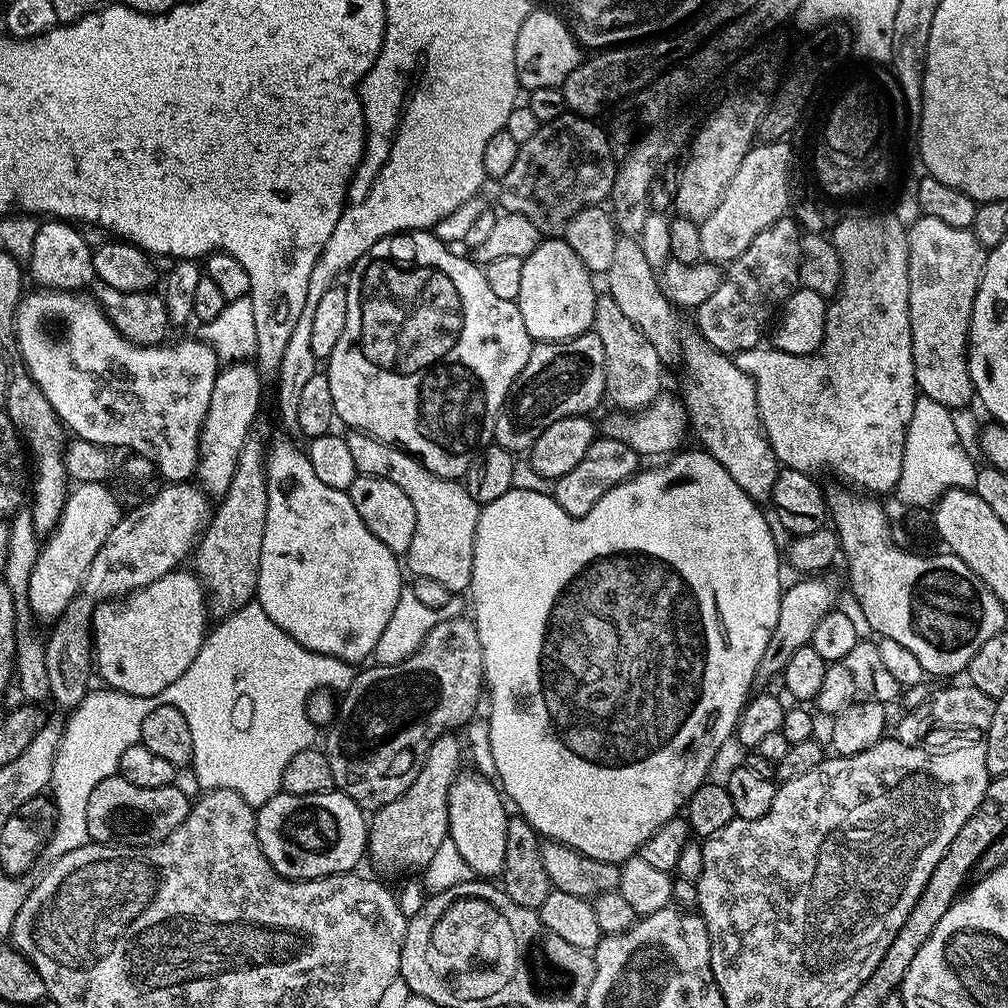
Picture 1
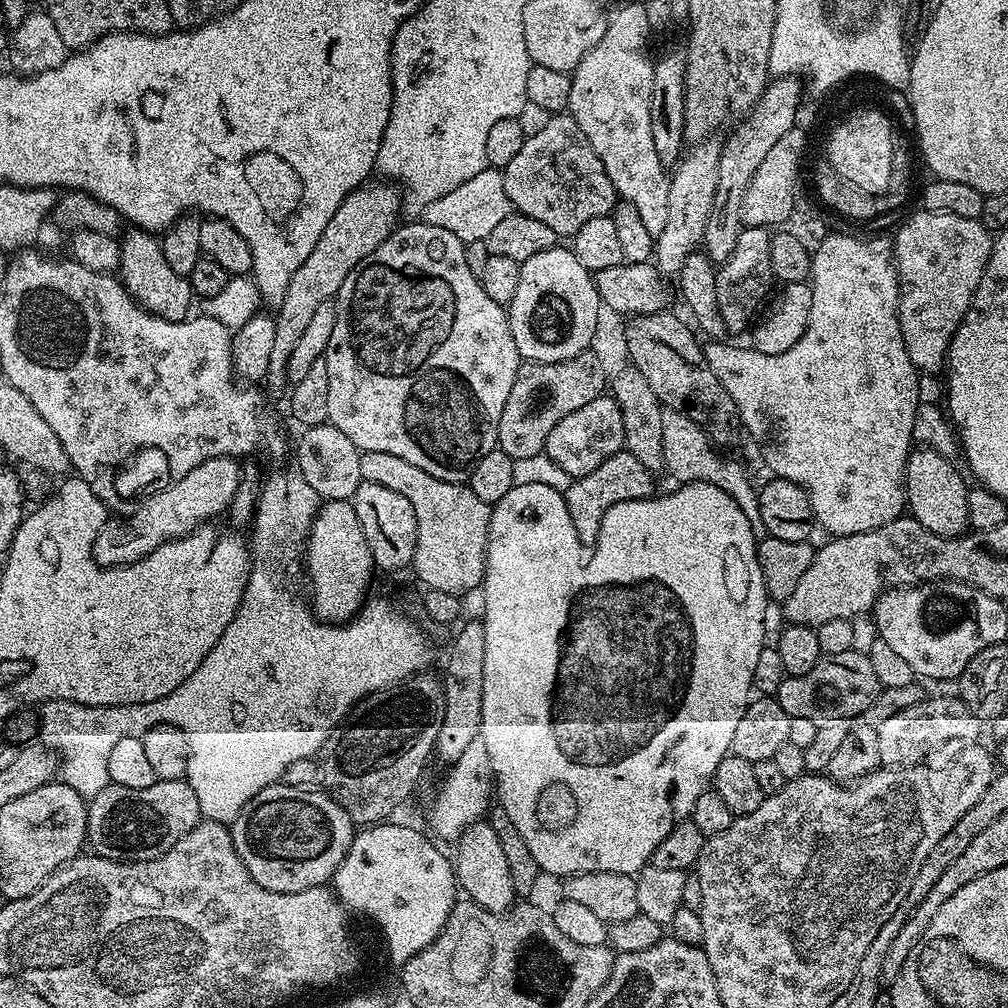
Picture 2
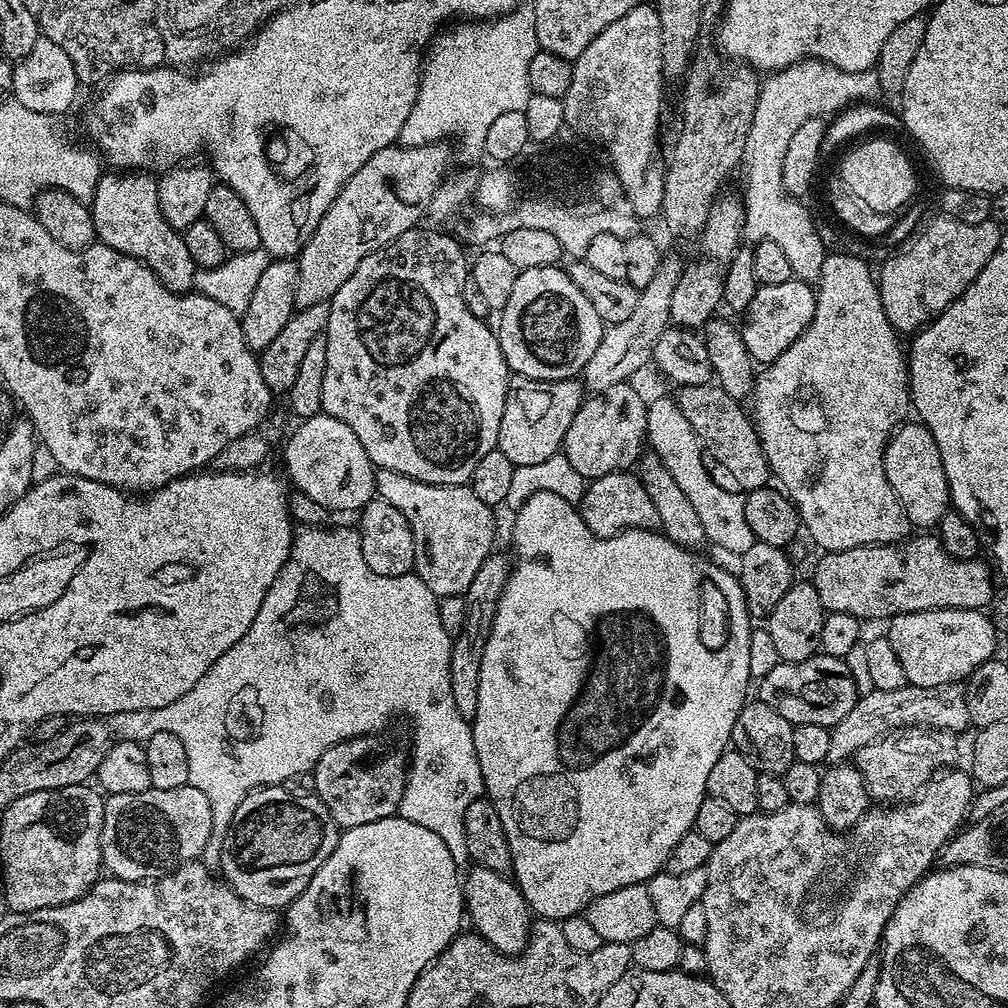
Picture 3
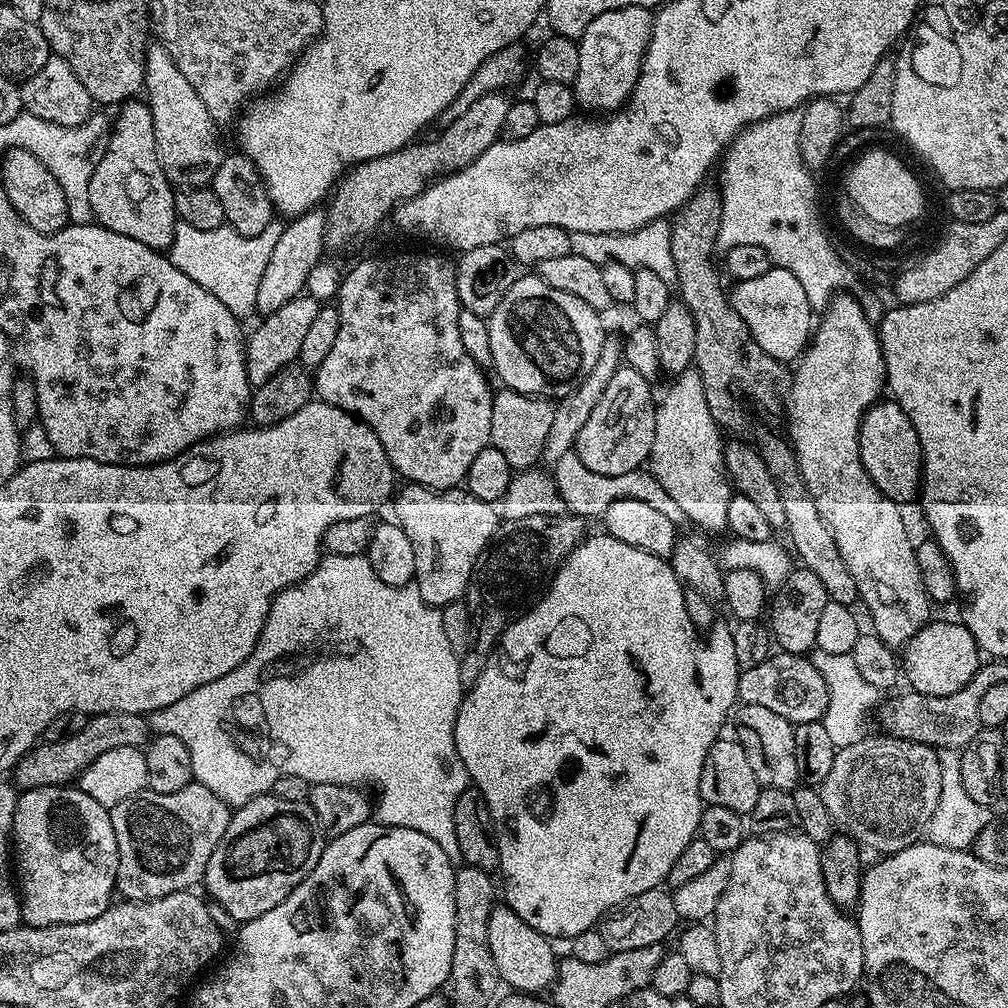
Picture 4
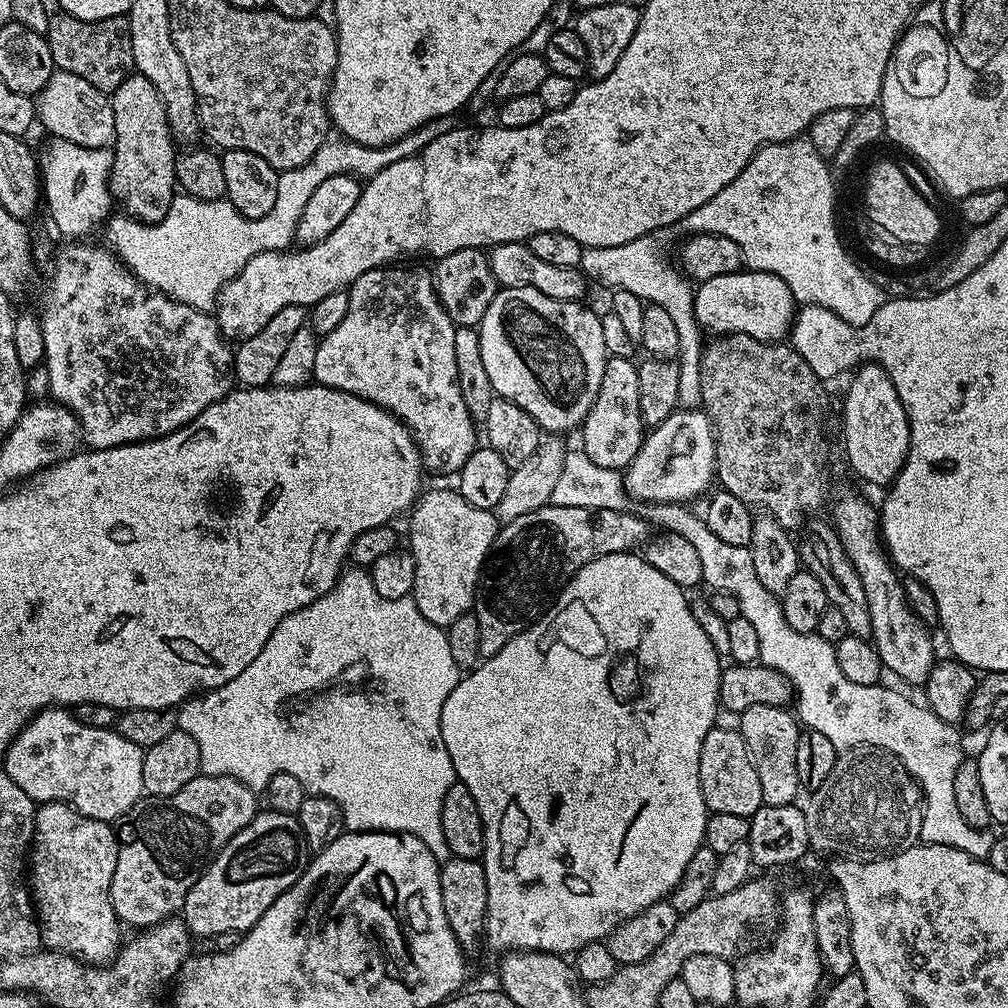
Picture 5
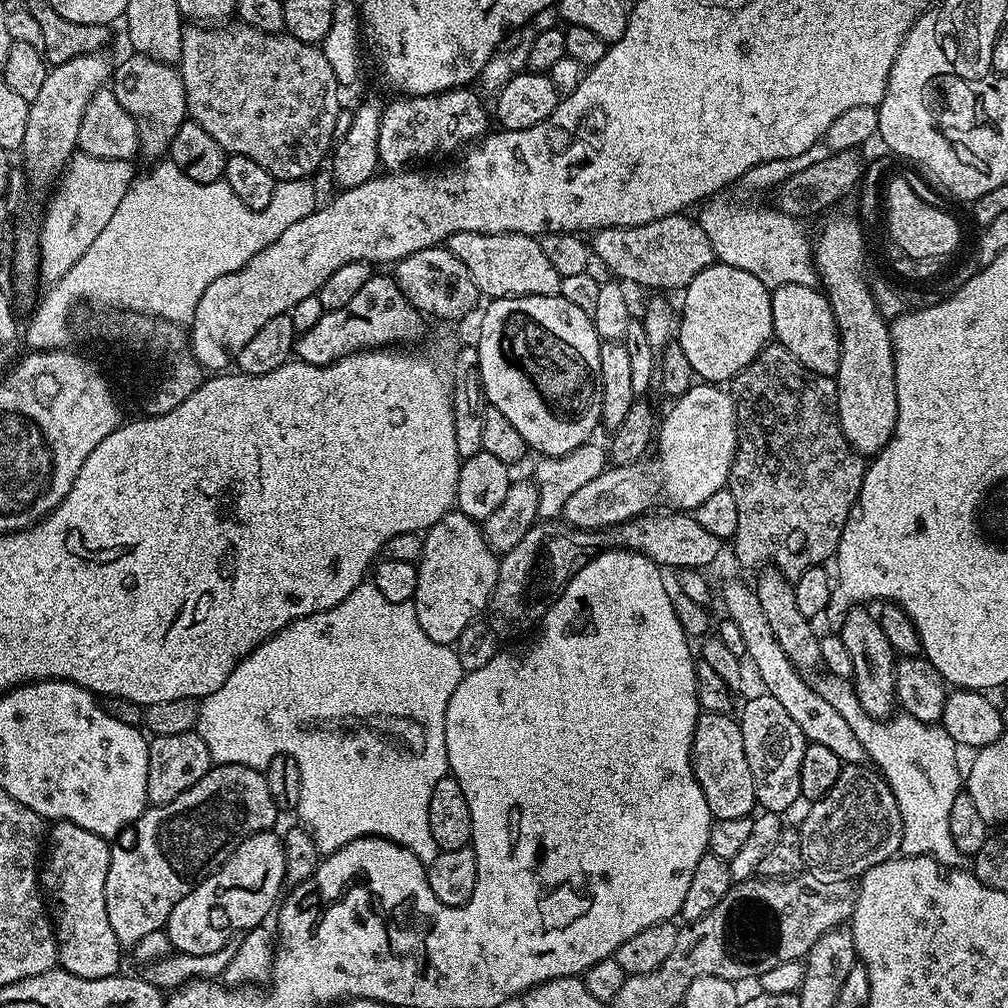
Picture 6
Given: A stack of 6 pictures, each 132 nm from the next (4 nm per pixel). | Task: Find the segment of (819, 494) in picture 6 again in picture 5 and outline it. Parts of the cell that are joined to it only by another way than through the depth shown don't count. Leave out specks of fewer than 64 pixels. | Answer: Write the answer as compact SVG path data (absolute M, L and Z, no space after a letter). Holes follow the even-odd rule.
M740 332L712 339L705 343L700 356L700 404L712 421L716 441L715 479L718 484L720 480L719 487L723 491L734 494L734 498L742 498L742 502L753 509L773 516L783 528L799 529L806 518L819 513L816 511L828 496L828 480L820 461L825 385L816 379L814 370L806 366L806 358L802 358L791 343L768 343Z

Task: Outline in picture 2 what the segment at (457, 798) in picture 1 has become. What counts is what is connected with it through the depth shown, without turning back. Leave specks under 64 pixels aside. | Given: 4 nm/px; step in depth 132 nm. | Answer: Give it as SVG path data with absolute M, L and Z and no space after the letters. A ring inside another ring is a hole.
M477 822L472 824L455 841L456 848L456 880L465 897L473 900L491 912L505 913L517 903L518 893L514 886L514 878L510 878L510 866L506 866L506 854L502 850L502 842L498 842L498 834L491 823Z

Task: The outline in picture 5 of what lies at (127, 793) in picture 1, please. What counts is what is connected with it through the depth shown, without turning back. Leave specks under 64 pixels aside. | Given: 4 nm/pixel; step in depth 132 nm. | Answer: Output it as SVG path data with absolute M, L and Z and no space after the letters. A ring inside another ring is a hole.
M203 774L195 776L190 782L186 782L186 786L182 786L182 790L178 790L178 794L170 794L169 796L148 796L141 798L129 810L127 814L119 821L118 824L118 862L114 870L114 878L110 882L110 902L114 906L114 914L120 919L121 925L132 927L132 930L143 930L151 928L154 924L161 924L164 920L175 917L177 913L183 909L186 902L186 894L194 886L194 882L198 882L198 878L211 864L212 859L226 846L226 842L230 842L230 838L234 838L234 834L238 834L238 830L245 828L248 823L255 818L258 805L256 805L256 796L252 793L252 788L248 784L243 784L243 779L236 776L205 776Z

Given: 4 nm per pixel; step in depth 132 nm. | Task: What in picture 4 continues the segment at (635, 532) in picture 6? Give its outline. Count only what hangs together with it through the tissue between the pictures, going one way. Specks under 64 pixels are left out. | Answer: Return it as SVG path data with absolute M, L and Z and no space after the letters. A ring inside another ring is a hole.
M534 514L534 518L518 518L499 525L498 535L488 545L484 555L476 561L472 580L468 583L466 603L472 615L472 644L468 647L468 653L460 657L460 677L465 686L478 682L482 670L486 670L486 662L491 658L500 635L508 629L510 617L521 611L520 604L524 604L525 609L530 609L544 597L549 583L556 577L558 569L564 565L564 559L579 546L581 540L585 539L584 524L586 520L582 516Z

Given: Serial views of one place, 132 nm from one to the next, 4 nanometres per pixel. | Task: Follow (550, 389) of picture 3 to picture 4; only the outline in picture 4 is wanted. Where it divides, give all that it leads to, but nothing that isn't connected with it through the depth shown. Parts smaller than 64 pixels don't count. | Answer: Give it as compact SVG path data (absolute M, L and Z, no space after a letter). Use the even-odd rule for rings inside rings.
M501 387L492 397L490 410L490 444L510 462L514 470L532 470L541 463L546 437L554 422L554 404L551 399L524 396L513 388Z

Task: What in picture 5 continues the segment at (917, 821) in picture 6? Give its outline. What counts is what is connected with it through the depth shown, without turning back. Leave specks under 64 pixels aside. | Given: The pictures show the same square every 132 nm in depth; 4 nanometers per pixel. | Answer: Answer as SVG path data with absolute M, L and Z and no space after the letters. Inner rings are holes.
M650 504L643 505L642 515L649 525L656 524L665 533L677 532L686 542L694 545L698 550L698 559L702 562L702 574L704 584L728 593L737 600L740 607L740 615L746 618L746 622L754 625L755 634L758 637L759 663L768 668L778 670L792 684L794 693L794 708L798 713L798 720L804 728L818 730L829 742L834 742L838 750L857 748L859 744L881 748L883 752L889 752L900 761L902 767L908 771L912 779L920 788L920 795L924 797L924 817L922 818L922 830L920 840L925 844L937 844L938 846L954 846L954 850L962 850L970 854L976 860L987 861L992 841L991 831L974 828L967 824L958 814L958 806L954 802L954 774L958 774L958 766L966 759L964 744L960 741L960 728L955 724L947 724L938 714L934 714L931 708L923 703L915 704L908 696L895 692L892 688L884 688L883 683L871 684L870 686L858 686L858 682L850 682L846 674L838 667L835 643L816 632L795 632L786 622L784 606L779 597L770 594L762 582L758 582L758 574L754 574L754 558L750 558L750 550L742 546L729 546L722 542L722 538L715 536L706 526L703 515L691 512L691 507L684 504Z

